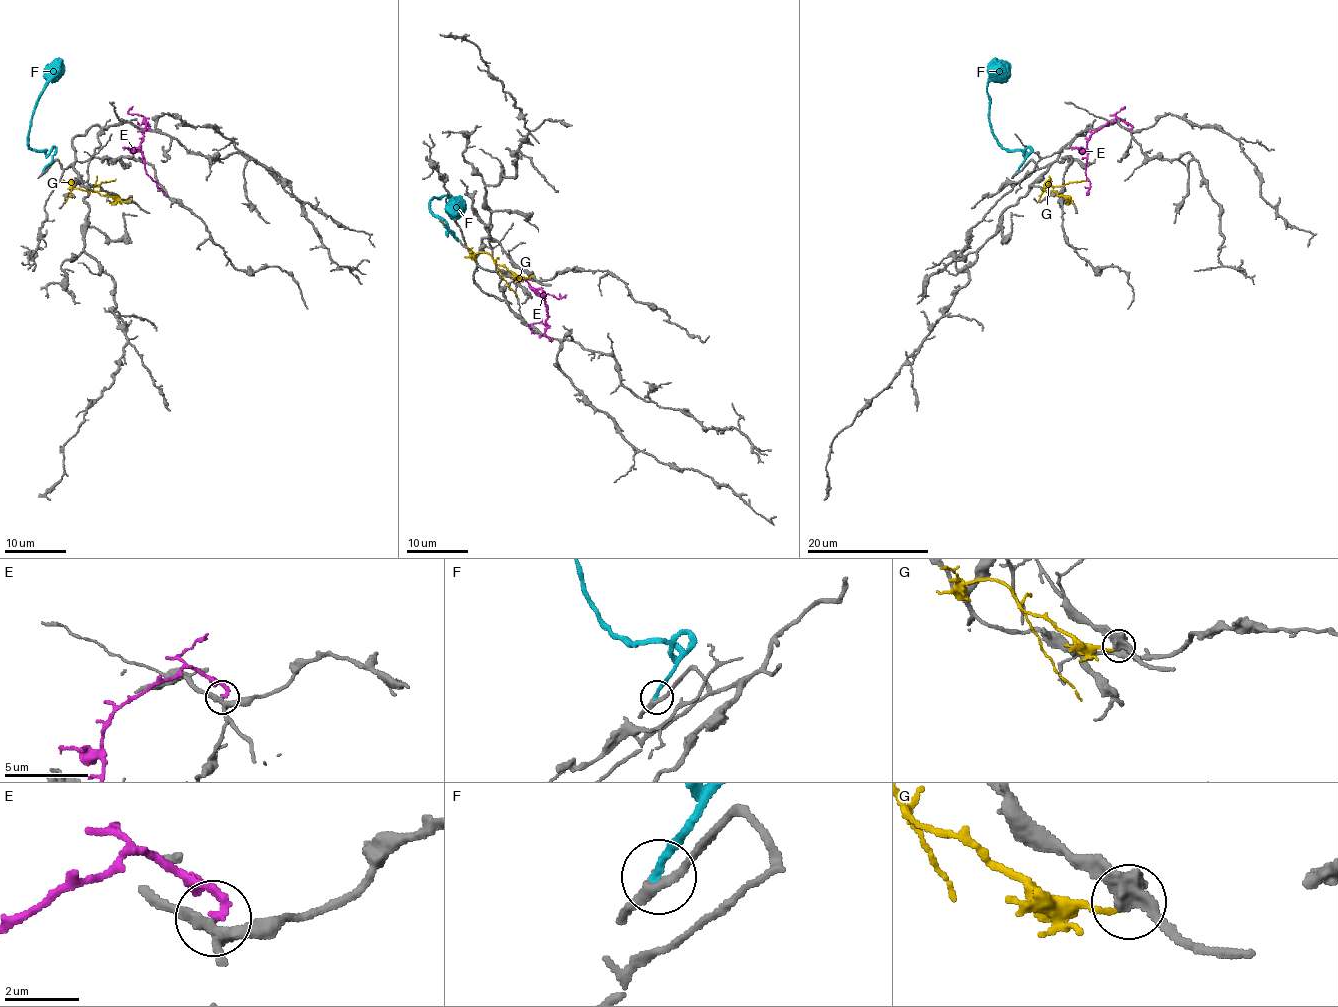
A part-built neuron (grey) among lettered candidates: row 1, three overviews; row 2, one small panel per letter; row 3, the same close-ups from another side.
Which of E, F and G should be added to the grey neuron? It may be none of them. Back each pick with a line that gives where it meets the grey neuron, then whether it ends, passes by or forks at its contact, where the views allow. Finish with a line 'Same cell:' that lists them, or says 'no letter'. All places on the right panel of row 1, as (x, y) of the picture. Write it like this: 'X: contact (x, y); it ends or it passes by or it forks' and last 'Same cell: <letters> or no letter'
F: contact (1018, 170); it ends
Same cell: F

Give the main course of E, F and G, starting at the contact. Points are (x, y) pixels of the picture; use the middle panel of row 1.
E: (551, 339), (544, 333), (546, 303), (541, 295), (566, 296)
F: (444, 226), (458, 238), (448, 225), (435, 216), (430, 206), (432, 199), (445, 196), (462, 203)
G: (531, 277), (517, 277), (494, 261), (517, 296)

